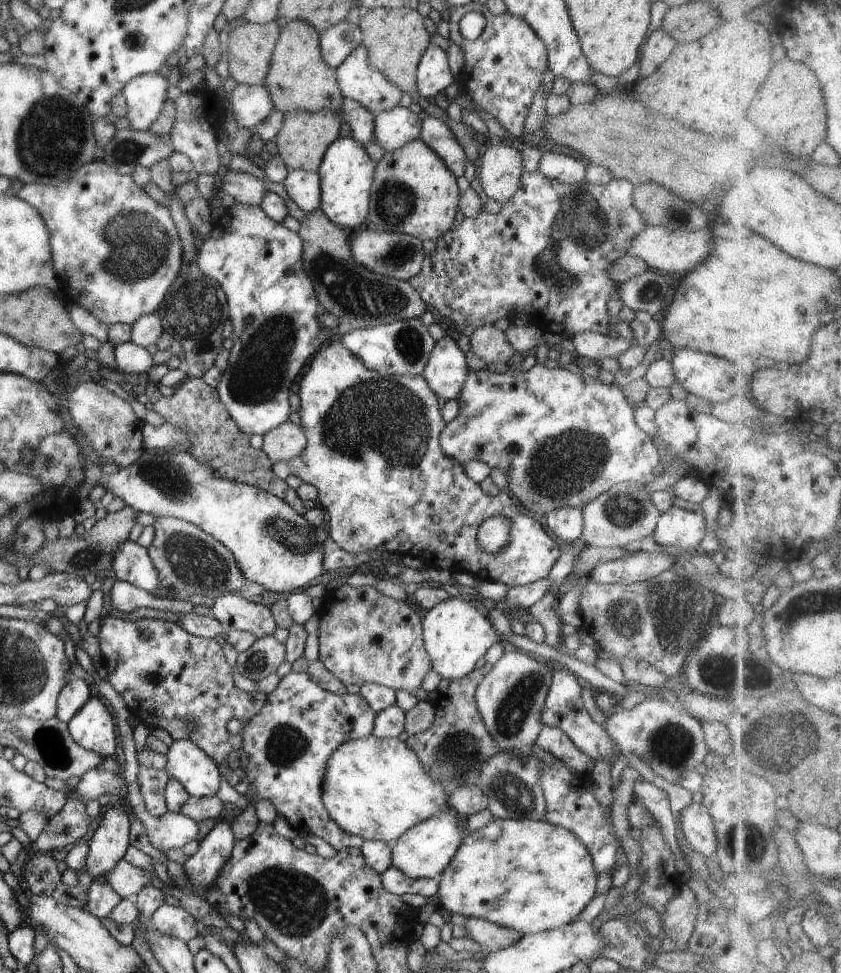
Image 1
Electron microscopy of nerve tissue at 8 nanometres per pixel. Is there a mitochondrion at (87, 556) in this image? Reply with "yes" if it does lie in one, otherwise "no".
yes

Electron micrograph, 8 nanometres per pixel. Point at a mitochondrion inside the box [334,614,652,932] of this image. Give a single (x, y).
(514, 708)

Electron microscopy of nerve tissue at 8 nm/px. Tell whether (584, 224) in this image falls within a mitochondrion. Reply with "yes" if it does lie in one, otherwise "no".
yes

